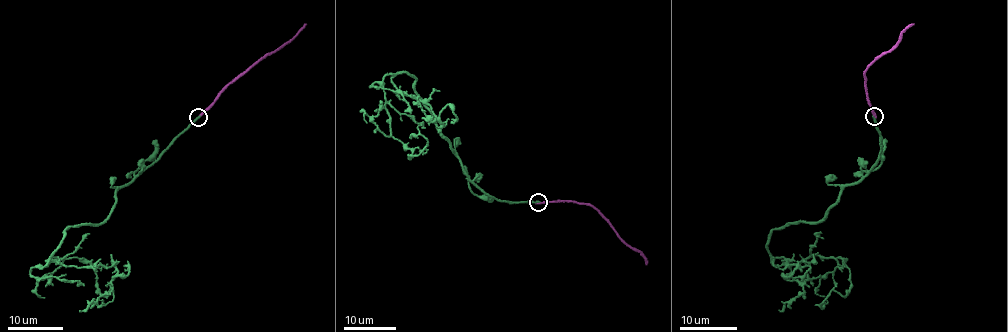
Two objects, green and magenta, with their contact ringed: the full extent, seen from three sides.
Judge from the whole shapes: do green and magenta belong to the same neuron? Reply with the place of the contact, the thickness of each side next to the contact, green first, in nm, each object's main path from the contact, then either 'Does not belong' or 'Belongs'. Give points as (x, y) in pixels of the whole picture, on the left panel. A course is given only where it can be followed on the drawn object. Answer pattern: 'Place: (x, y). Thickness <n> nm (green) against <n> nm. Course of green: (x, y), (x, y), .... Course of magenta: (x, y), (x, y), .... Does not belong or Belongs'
Place: (198, 117). Thickness 240 nm (green) against 220 nm. Course of green: (199, 117), (40, 268), (78, 257), (112, 289), (95, 299). Course of magenta: (199, 117), (226, 87), (262, 57), (274, 53), (305, 23). Does not belong

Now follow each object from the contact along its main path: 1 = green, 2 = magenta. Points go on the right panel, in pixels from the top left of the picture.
1: (874, 116), (866, 175), (767, 246), (778, 265), (840, 257), (850, 289), (825, 300)
2: (874, 116), (863, 74), (878, 56), (890, 52), (907, 27), (914, 23)

